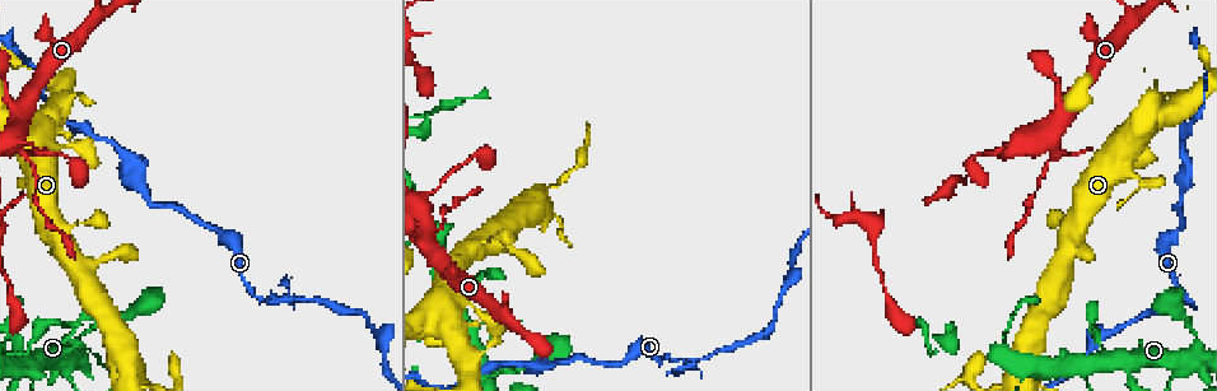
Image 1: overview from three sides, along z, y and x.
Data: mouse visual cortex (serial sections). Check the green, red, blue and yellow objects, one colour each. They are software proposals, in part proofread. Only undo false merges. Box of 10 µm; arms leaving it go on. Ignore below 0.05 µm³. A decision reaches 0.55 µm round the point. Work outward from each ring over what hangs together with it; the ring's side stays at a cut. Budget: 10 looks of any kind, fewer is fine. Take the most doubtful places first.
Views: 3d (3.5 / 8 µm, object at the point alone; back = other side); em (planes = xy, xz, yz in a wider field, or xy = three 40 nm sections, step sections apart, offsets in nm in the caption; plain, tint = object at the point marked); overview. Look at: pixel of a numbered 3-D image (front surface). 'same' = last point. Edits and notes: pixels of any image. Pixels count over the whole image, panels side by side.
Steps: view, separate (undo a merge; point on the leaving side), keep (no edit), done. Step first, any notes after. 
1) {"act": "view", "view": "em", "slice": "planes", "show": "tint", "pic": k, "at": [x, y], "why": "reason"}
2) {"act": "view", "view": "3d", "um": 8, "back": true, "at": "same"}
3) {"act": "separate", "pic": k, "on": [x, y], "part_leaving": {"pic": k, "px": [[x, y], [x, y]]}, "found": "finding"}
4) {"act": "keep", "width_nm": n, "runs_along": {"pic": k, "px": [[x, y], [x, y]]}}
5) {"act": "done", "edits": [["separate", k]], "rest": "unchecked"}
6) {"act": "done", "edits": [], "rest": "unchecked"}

{"act": "view", "view": "3d", "um": 3.5, "pic": 1, "at": [28, 158], "why": "thick turns thin"}

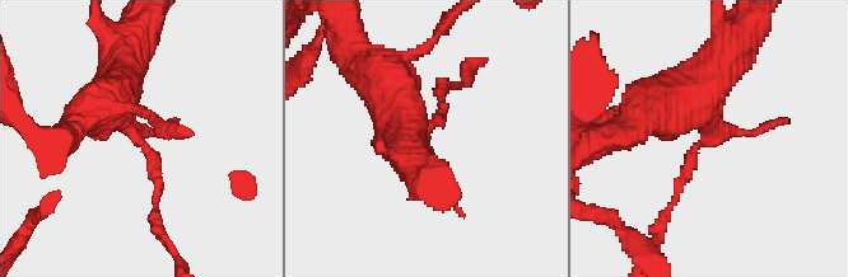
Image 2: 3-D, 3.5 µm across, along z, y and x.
{"act": "view", "view": "em", "slice": "xy", "step": 1, "show": "tint", "pic": 2, "at": [707, 137], "why": "now the EM"}

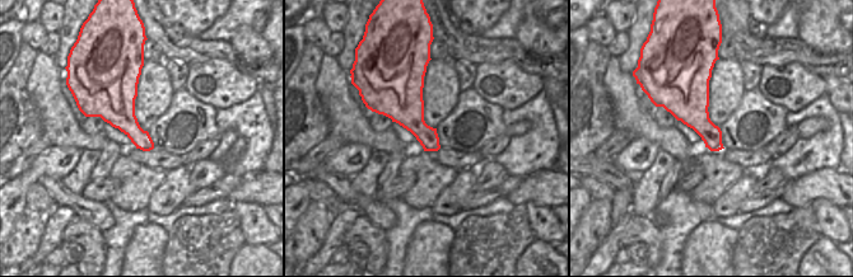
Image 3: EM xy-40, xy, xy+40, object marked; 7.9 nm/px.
{"act": "separate", "pic": 2, "on": [158, 182], "width_nm": 260, "part_leaving": {"pic": 2, "px": [[144, 146], [161, 186], [155, 229], [176, 256]]}, "found": "a second cell is stuck on"}

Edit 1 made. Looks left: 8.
{"act": "view", "view": "3d", "um": 8, "pic": 1, "at": [1194, 331], "why": "calibre changes"}

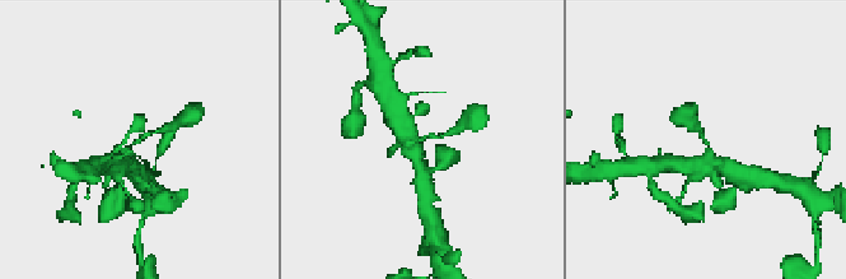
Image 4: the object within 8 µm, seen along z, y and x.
{"act": "view", "view": "em", "slice": "xy", "step": 2, "show": "tint", "at": "same", "why": "shape alone is not enough"}

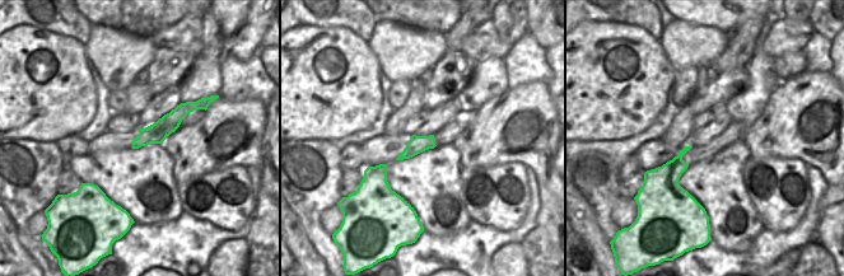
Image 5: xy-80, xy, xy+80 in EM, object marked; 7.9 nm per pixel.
{"act": "keep", "arm_widths_nm": [150, 450], "runs_along": {"pic": 5, "px": [[192, 106], [135, 145]]}, "found": "all the same cell"}

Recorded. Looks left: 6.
{"act": "view", "view": "3d", "um": 3.5, "pic": 1, "at": [46, 355], "why": "abrupt turn"}

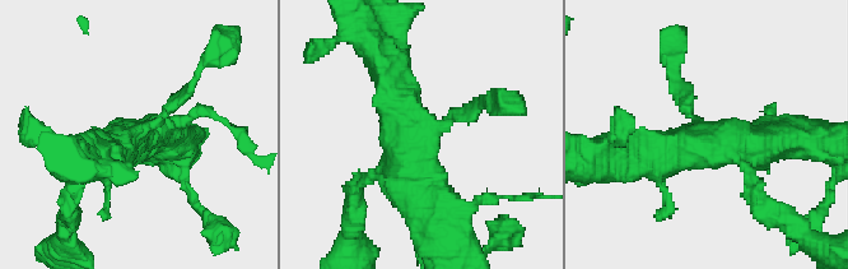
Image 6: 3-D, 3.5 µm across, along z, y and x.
{"act": "view", "view": "em", "slice": "planes", "show": "tint", "pic": 6, "at": [712, 131], "arms": 4, "arm_widths_nm": [150, 150, 450, 450]}

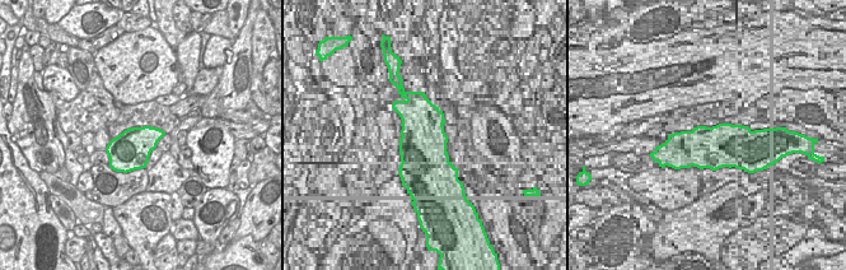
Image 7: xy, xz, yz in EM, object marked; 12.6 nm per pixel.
{"act": "keep", "runs_along": {"pic": 6, "px": [[432, 216], [416, 199], [388, 63]]}, "found": "continuous, no second cell"}

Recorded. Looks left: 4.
{"act": "view", "view": "3d", "um": 3.5, "pic": 1, "at": [481, 156], "why": "abrupt turn"}

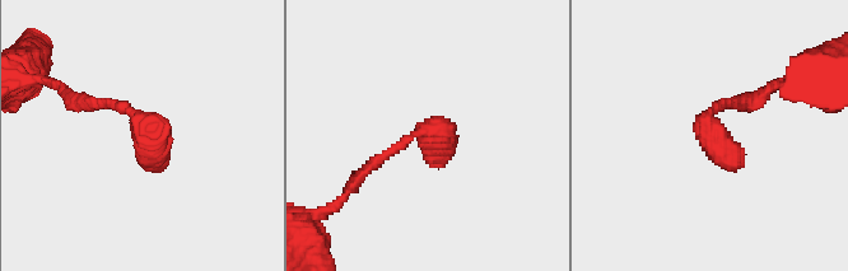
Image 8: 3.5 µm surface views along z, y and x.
{"act": "view", "view": "em", "slice": "xy", "step": 2, "show": "tint", "pic": 8, "at": [146, 128], "why": "need the tissue"}

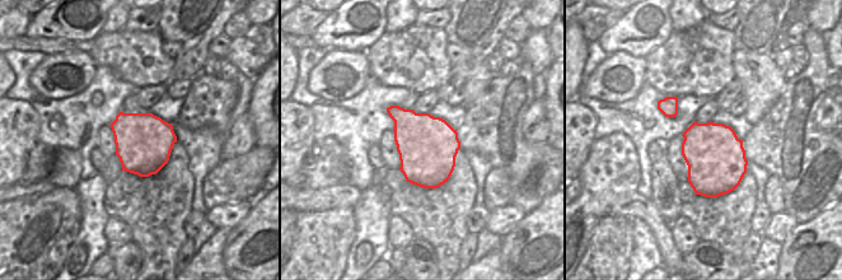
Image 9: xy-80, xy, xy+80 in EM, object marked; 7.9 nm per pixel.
{"act": "keep", "runs_along": {"pic": 8, "px": [[78, 102], [125, 107], [159, 169]]}, "found": "all the same cell"}

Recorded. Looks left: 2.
{"act": "done", "edits": [["separate", 2]], "rest": "unchecked"}

